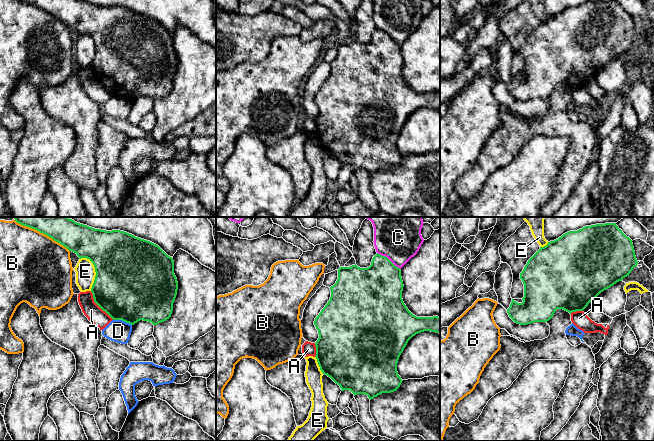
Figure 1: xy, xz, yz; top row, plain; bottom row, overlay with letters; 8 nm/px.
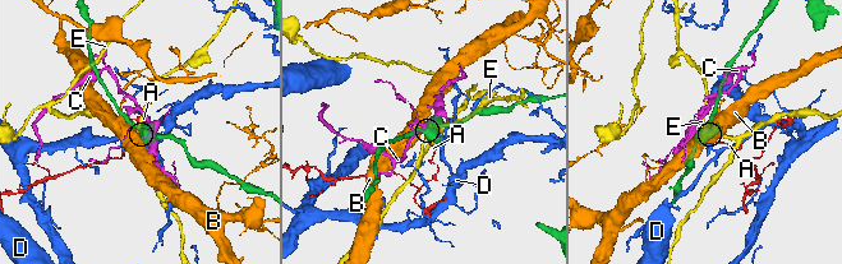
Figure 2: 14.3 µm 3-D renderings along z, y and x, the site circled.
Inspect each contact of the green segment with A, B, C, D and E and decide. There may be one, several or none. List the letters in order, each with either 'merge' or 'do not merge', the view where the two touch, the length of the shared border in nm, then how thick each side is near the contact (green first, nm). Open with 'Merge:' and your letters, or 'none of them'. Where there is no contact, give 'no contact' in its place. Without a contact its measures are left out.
Merge: none of them
A: do not merge; meets green in xy; contact 300 nm long; 480 nm thick on the green side, 140 nm on the other
B: do not merge; meets green in xy; contact 500 nm long; 280 nm thick on the green side, 480 nm on the other
C: do not merge; meets green in xz; contact 240 nm long; 380 nm thick on the green side, 380 nm on the other
D: do not merge; meets green in xy; contact 160 nm long; 500 nm thick on the green side, 180 nm on the other
E: do not merge; meets green in xy; contact 280 nm long; 500 nm thick on the green side, 160 nm on the other

